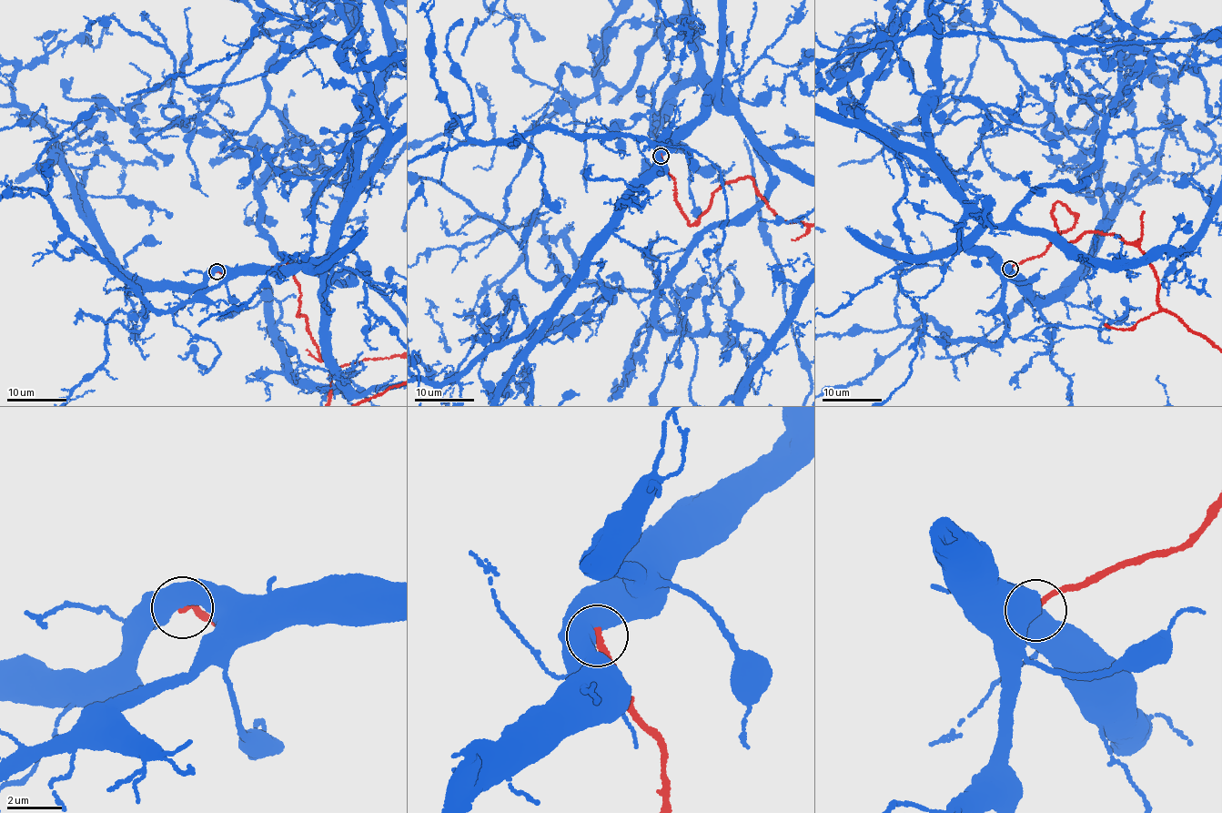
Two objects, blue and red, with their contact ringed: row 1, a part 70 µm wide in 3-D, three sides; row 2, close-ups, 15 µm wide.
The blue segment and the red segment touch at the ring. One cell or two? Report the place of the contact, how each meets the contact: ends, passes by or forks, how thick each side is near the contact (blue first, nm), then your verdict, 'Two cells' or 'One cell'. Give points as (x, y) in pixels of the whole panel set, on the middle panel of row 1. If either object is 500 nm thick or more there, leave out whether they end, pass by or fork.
Place: (661, 156). Thickness 900 nm (blue) against 240 nm. Two cells

